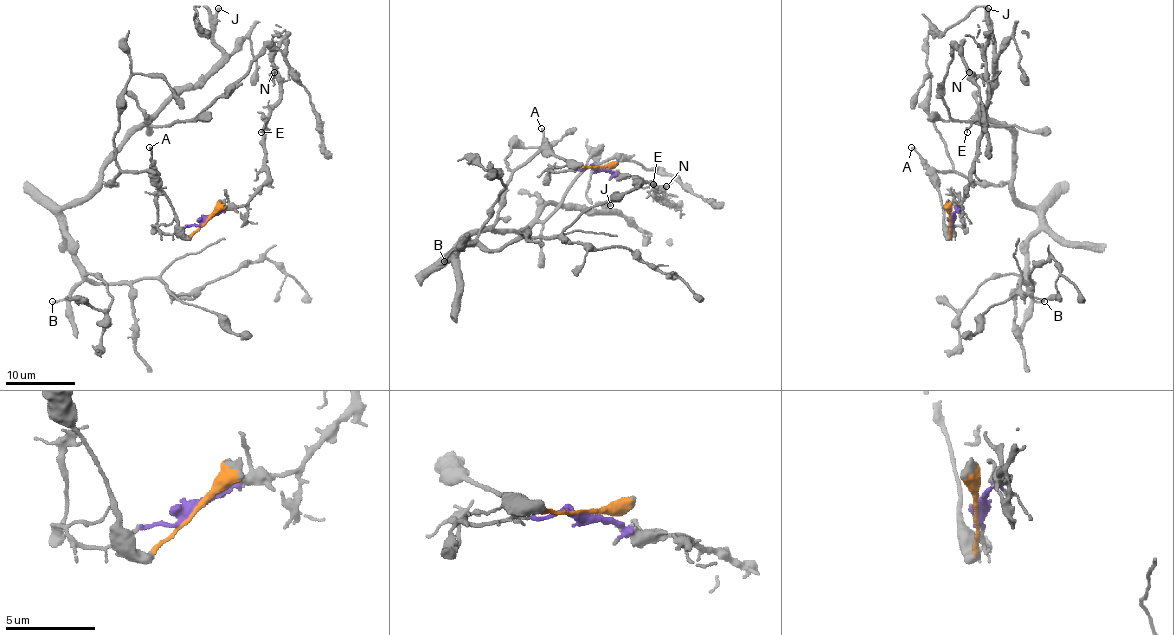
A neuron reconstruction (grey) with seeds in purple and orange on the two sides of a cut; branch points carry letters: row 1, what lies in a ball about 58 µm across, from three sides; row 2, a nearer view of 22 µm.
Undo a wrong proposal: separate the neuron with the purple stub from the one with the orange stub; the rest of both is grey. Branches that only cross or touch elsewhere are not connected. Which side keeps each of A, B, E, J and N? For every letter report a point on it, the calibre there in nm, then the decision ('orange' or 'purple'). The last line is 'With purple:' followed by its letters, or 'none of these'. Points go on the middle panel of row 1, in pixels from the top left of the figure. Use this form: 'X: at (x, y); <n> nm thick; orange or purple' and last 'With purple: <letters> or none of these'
A: at (541, 128); 150 nm thick; orange
B: at (444, 261); 140 nm thick; orange
E: at (653, 184); 120 nm thick; purple
J: at (610, 205); 260 nm thick; orange
N: at (666, 186); 110 nm thick; purple
With purple: E, N

